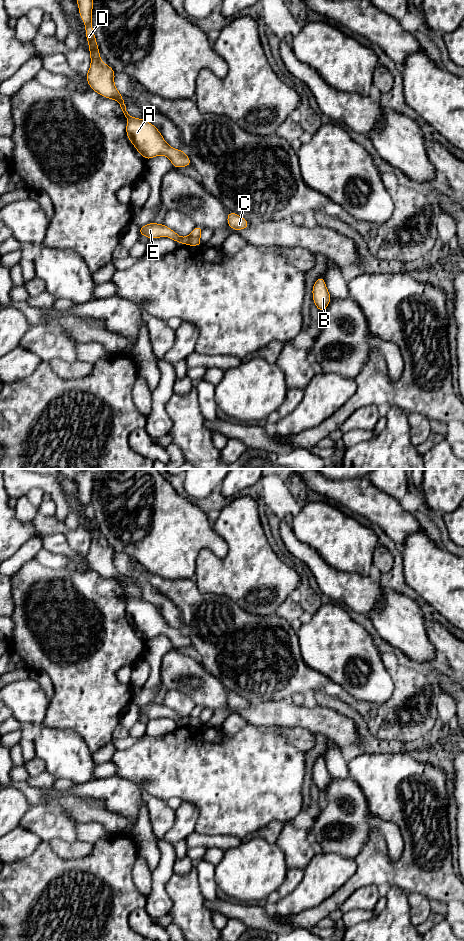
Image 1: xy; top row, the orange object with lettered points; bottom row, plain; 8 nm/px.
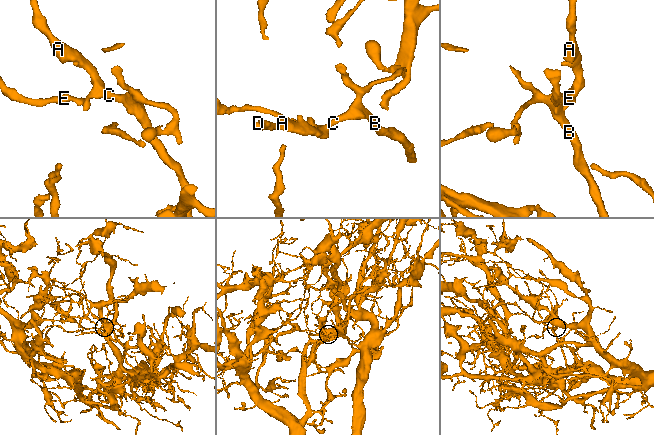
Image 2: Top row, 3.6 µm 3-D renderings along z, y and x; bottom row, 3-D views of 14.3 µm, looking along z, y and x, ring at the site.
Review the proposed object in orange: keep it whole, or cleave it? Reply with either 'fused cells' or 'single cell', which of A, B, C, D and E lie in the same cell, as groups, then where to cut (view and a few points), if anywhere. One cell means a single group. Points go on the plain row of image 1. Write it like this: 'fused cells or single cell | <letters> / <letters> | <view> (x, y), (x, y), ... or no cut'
fused cells | A B C D / E | xy (189, 716), (187, 724)

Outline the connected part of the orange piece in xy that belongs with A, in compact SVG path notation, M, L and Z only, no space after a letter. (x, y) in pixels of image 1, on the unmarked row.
M78 469L76 482L78 483L80 498L85 504L86 519L90 527L91 545L85 558L91 570L119 583L127 598L127 617L145 640L158 635L165 635L175 649L191 646L191 640L187 634L184 631L170 627L153 604L128 594L122 574L114 565L115 551L109 545L104 544L102 538L99 537L100 531L92 508L93 478L89 469Z

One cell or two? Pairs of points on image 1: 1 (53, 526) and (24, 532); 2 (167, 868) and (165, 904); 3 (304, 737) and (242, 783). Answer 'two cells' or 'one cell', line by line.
1: two cells
2: one cell
3: two cells

